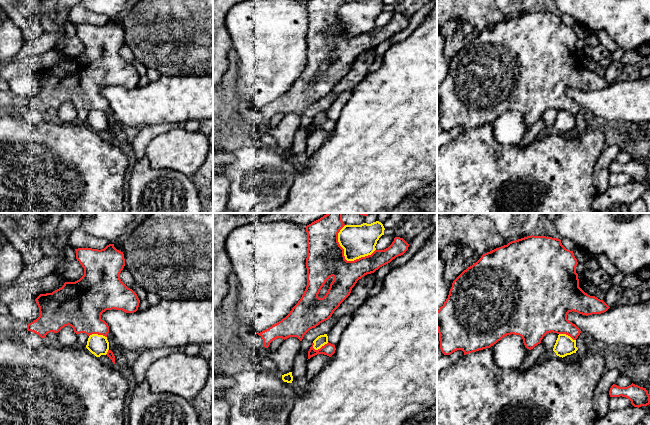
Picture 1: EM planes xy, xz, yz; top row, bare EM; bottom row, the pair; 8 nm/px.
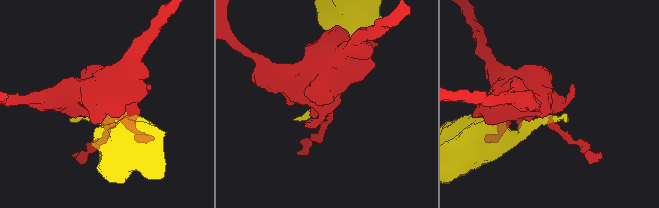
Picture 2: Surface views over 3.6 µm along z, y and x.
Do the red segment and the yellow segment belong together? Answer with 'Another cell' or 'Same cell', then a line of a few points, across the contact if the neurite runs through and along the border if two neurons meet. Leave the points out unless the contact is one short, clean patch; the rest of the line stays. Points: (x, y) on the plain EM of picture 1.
Another cell

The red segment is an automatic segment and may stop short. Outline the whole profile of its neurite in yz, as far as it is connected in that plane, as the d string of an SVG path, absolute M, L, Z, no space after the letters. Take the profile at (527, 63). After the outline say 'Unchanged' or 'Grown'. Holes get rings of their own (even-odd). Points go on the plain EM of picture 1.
M527 12L496 24L481 32L452 59L448 74L437 87L440 125L444 131L462 126L464 131L490 124L507 111L519 111L529 126L541 119L547 109L566 110L576 116L581 107L567 95L569 88L582 91L601 90L610 83L579 63L573 27L566 25L560 15L546 12Z. Unchanged

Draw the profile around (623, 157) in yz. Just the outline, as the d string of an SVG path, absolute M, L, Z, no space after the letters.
M620 150L620 152L618 153L618 155L615 157L614 160L619 163L627 163L632 160L632 154L630 154L629 152Z

